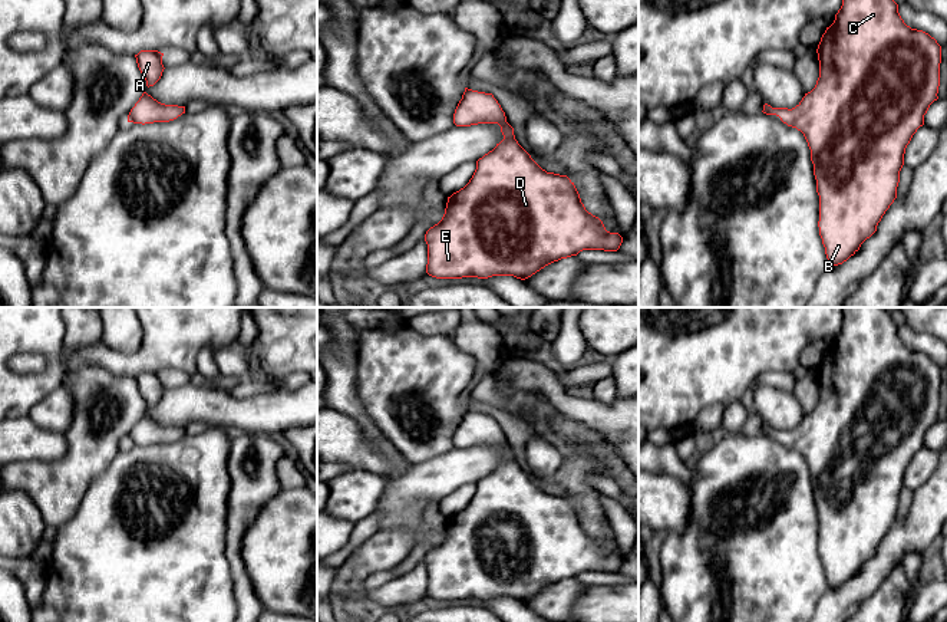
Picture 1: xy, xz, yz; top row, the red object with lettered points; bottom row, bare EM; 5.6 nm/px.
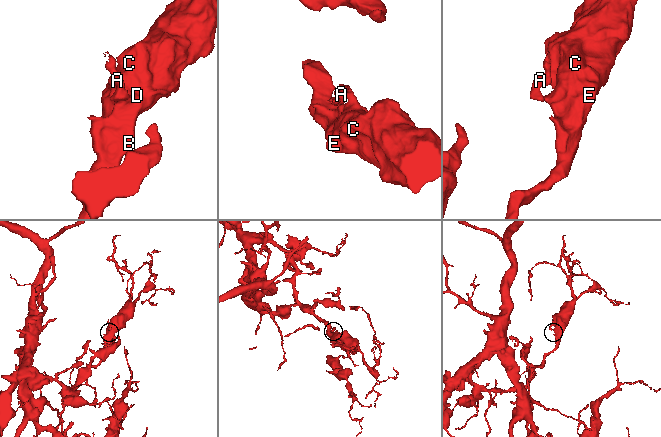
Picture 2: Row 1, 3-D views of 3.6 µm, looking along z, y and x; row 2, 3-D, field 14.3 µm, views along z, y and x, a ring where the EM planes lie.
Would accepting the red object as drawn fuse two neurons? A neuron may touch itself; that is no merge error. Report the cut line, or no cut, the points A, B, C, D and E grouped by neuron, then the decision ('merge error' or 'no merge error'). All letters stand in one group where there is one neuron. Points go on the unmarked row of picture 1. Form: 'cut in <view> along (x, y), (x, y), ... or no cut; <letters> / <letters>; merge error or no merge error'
no cut; A B C D E; no merge error

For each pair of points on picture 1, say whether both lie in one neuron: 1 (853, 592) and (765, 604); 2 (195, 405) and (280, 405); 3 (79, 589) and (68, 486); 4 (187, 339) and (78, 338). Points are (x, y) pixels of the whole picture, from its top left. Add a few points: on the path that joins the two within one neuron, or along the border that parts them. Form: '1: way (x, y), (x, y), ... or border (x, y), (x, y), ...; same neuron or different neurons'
1: border (830, 586), (815, 606); different neurons
2: way (217, 410), (258, 410); same neuron
3: border (88, 489), (78, 510), (56, 529); different neurons
4: border (101, 342), (78, 349), (71, 358); different neurons

